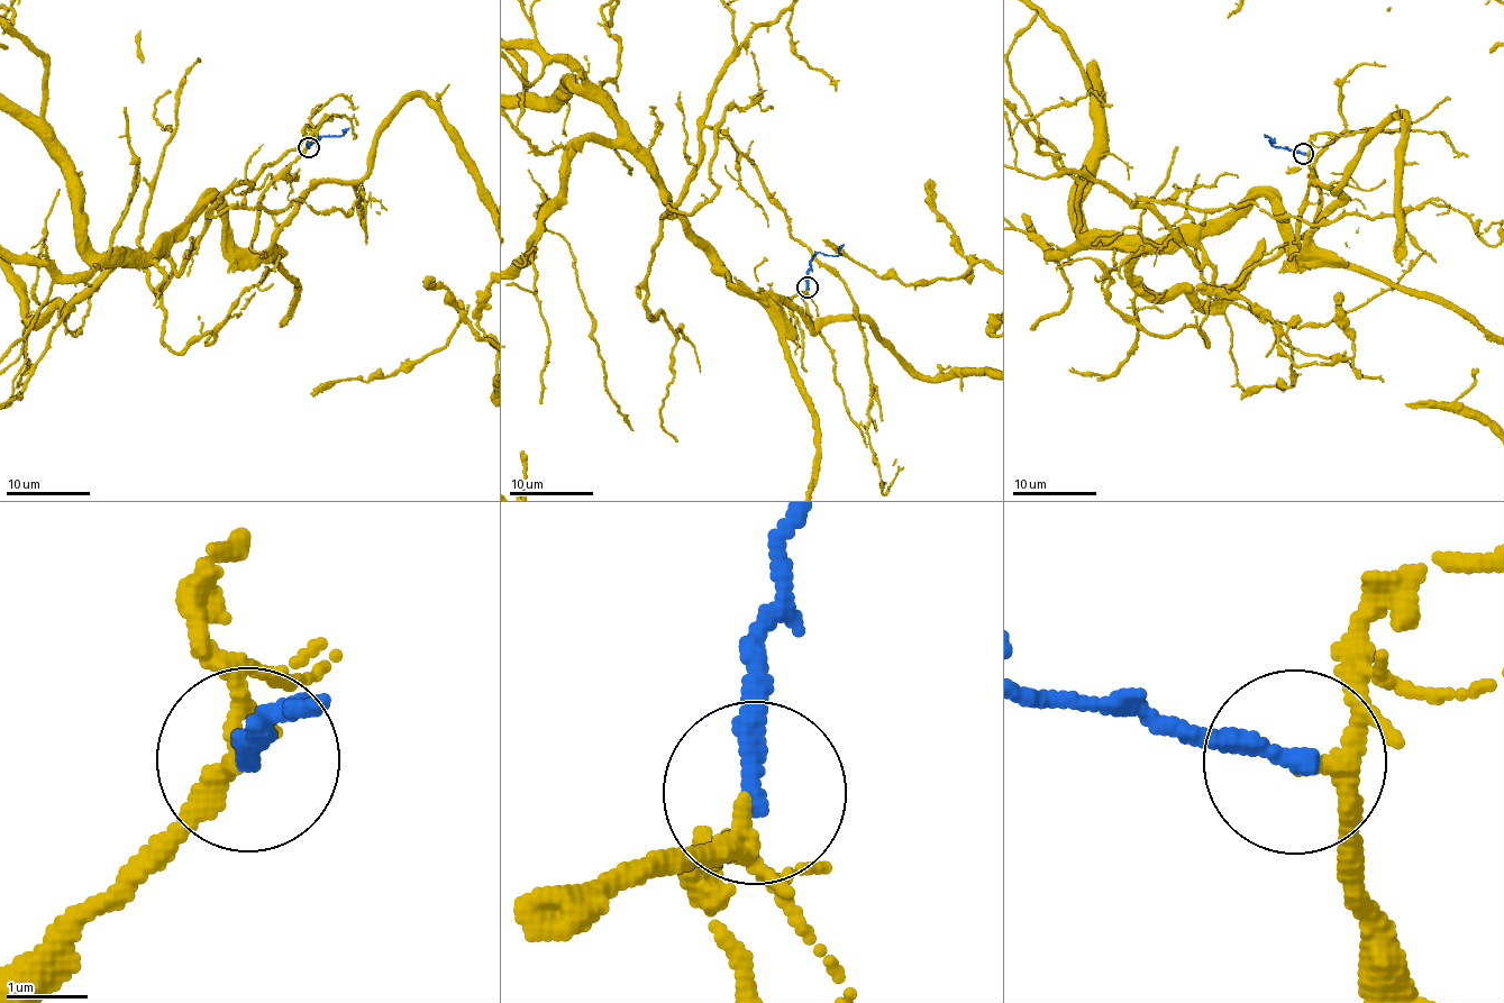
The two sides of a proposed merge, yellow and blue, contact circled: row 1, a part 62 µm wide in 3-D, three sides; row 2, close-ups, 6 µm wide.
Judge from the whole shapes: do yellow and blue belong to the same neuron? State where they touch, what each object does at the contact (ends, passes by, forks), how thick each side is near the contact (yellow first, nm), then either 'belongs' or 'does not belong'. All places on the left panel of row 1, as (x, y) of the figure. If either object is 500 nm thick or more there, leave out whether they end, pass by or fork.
place (308, 147); yellow forks; blue ends; calibres 160 and 280 nm; belongs

